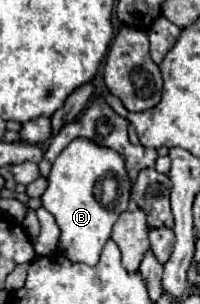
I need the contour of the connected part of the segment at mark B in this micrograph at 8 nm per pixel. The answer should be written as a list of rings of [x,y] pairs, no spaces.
[[[77,138],[57,156],[47,180],[49,186],[41,200],[55,216],[61,230],[59,252],[71,262],[95,266],[105,242],[111,236],[113,224],[119,214],[127,210],[131,184],[123,158],[113,154],[113,150],[101,150],[101,146],[93,146],[93,142],[85,142],[85,138]]]

